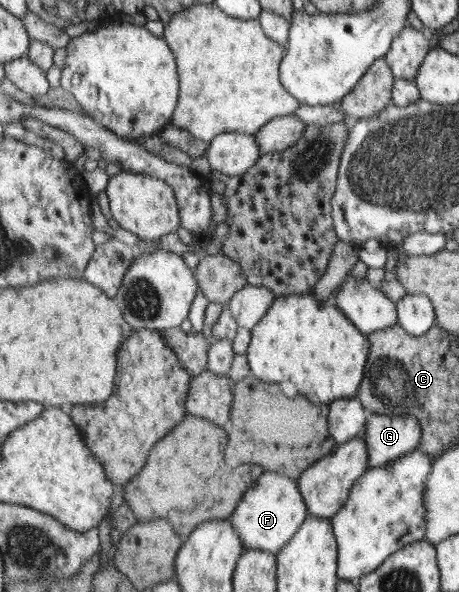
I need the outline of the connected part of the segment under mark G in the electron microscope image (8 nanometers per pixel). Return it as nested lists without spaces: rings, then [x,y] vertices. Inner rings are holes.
[[[368,414],[363,429],[371,468],[395,461],[420,442],[421,427],[415,415]]]

